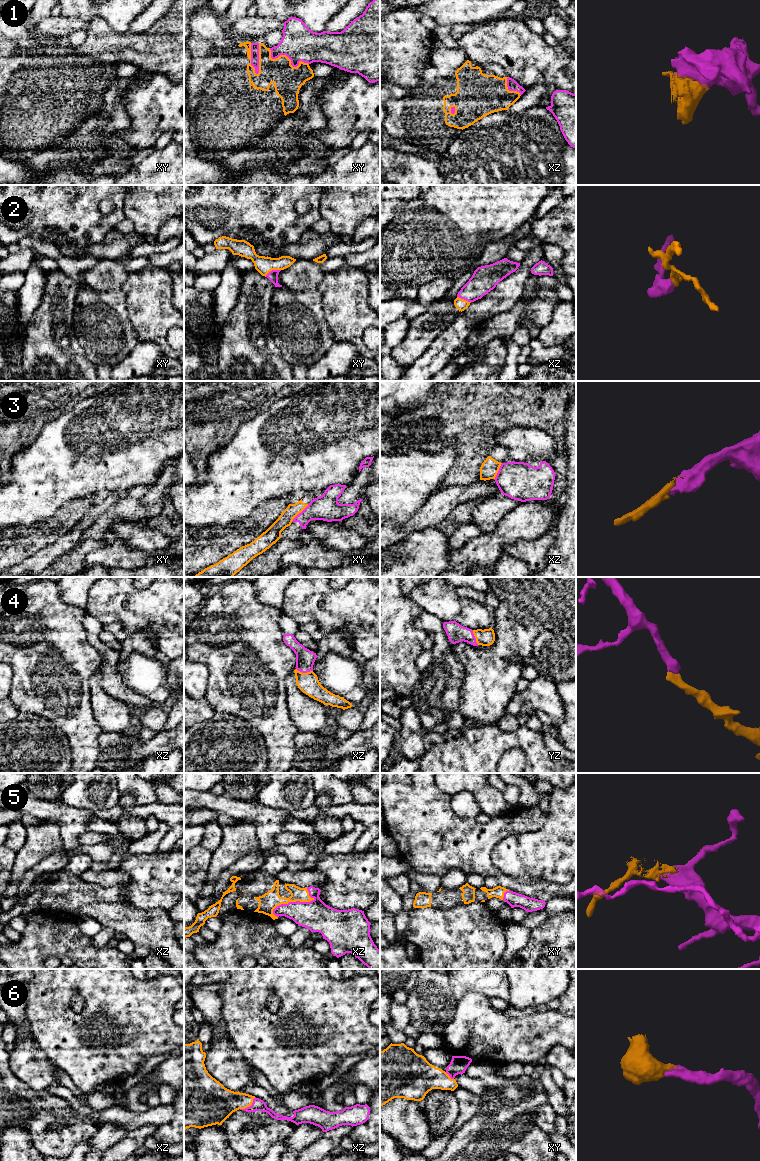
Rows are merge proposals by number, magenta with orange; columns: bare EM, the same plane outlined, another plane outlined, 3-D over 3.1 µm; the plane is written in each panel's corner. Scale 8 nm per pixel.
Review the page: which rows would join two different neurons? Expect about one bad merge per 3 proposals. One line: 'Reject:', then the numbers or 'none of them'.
Reject: 3

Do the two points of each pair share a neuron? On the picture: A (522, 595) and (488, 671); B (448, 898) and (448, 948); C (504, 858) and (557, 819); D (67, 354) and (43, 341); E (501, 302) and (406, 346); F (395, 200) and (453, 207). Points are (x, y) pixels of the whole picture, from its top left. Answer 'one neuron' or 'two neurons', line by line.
A: one neuron
B: two neurons
C: one neuron
D: one neuron
E: two neurons
F: two neurons

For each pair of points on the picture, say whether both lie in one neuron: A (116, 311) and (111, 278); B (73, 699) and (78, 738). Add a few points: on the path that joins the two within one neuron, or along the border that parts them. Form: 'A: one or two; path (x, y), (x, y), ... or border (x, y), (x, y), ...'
A: two; border (90, 287), (96, 290), (120, 289)
B: one; path (81, 704), (79, 727)

